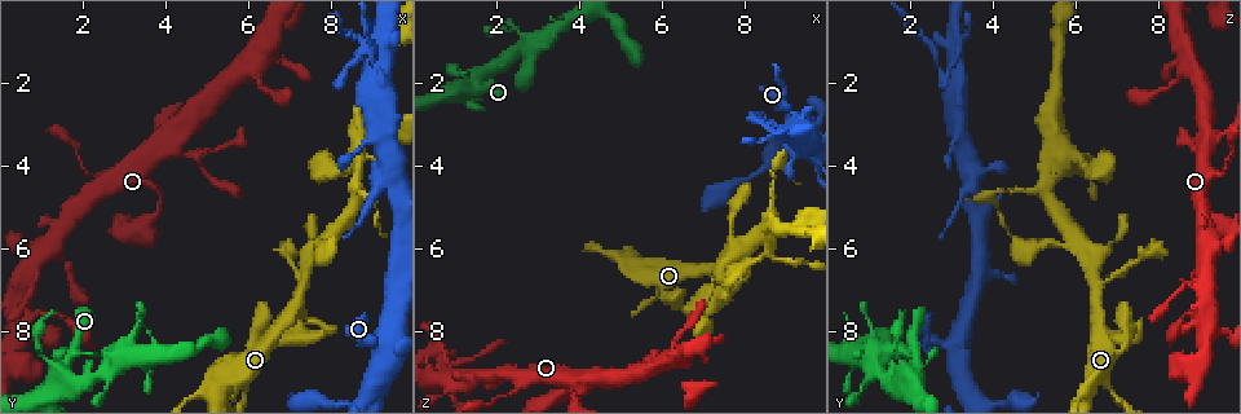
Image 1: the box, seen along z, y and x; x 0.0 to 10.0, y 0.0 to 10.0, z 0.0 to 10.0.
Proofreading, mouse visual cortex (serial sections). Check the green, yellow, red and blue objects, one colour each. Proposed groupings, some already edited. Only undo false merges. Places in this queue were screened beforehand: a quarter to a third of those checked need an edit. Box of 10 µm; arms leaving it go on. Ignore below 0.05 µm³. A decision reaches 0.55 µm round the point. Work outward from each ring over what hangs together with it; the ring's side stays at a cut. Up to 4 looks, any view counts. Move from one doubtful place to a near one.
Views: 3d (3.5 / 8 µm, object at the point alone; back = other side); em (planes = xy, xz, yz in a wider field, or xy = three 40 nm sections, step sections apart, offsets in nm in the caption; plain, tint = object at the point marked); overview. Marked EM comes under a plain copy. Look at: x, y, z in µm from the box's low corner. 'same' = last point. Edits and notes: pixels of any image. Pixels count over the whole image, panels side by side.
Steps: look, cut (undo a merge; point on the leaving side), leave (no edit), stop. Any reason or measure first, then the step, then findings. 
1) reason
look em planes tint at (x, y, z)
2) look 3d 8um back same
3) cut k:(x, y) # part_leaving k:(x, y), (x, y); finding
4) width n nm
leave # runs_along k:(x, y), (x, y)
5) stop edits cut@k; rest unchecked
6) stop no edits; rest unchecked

a fork
look 3d 3.5um back at (7.25, 6.95, 6.50)

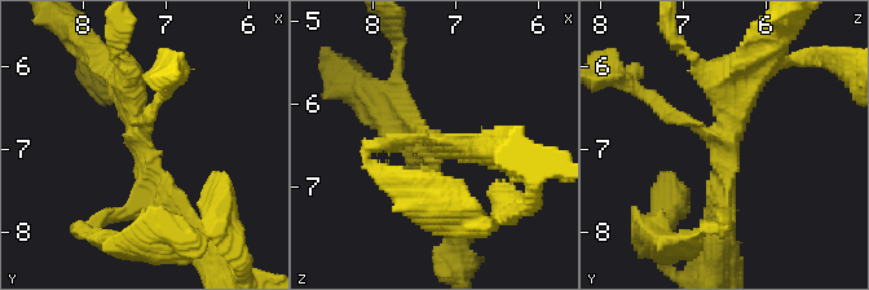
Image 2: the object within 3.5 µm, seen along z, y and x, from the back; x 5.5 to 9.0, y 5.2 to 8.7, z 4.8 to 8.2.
need the tissue
look em xy step 2 tint at (7.25, 7.00, 6.45)

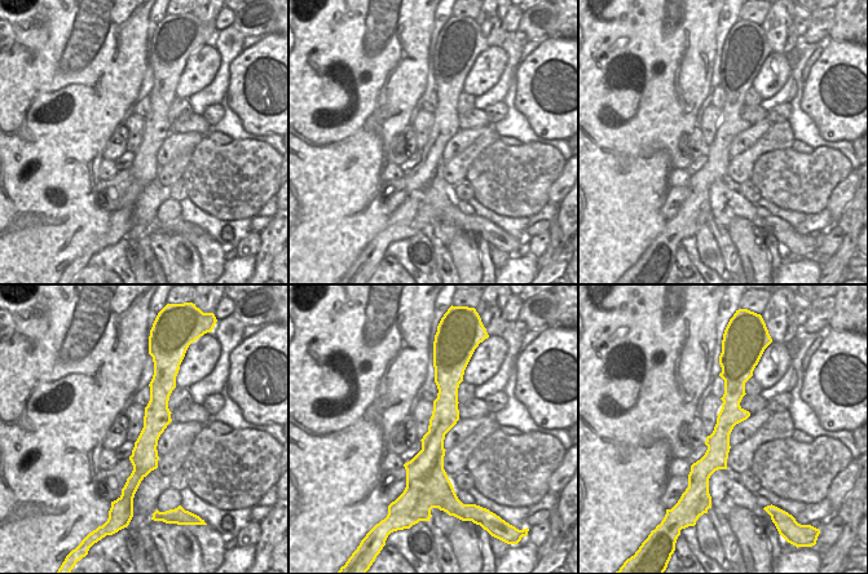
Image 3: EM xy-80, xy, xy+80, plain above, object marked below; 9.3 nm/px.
width 260 nm
leave # runs_along 2:(182, 223), (115, 67); one cell here

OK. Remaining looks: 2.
arms part here
look em planes tint at (2.80, 8.70, 1.10)

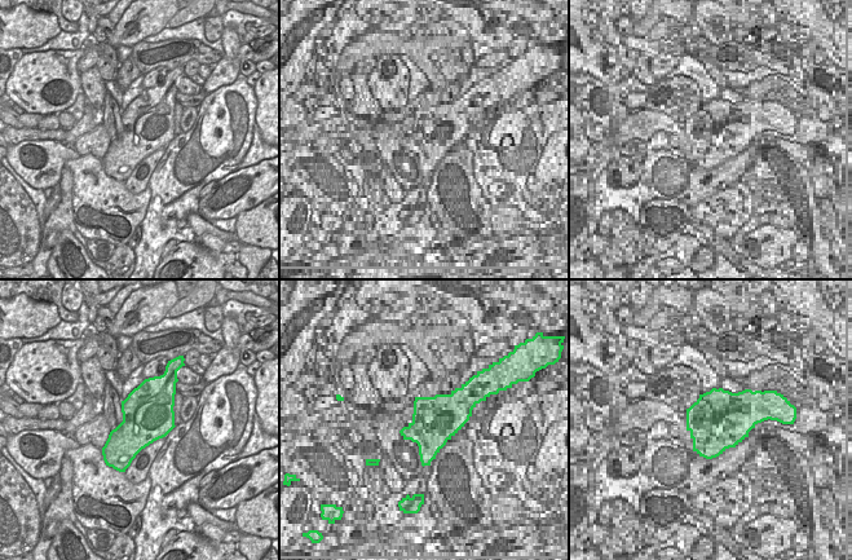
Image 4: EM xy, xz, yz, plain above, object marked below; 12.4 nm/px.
look 3d 3.5um same

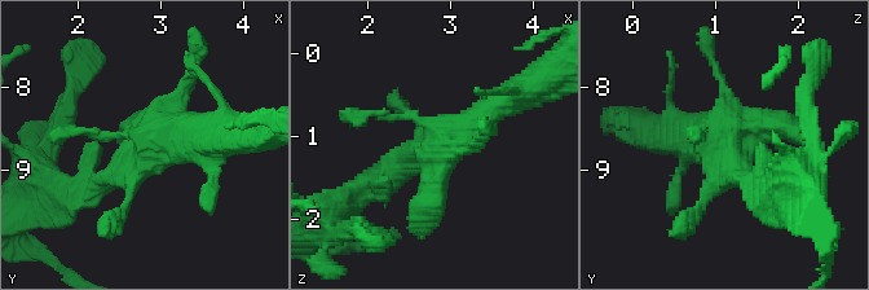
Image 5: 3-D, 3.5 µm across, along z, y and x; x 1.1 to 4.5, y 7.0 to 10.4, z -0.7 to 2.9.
width 650 nm
leave # runs_along 5:(375, 184), (510, 99); one cell here

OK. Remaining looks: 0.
stop no edits; rest unchecked

